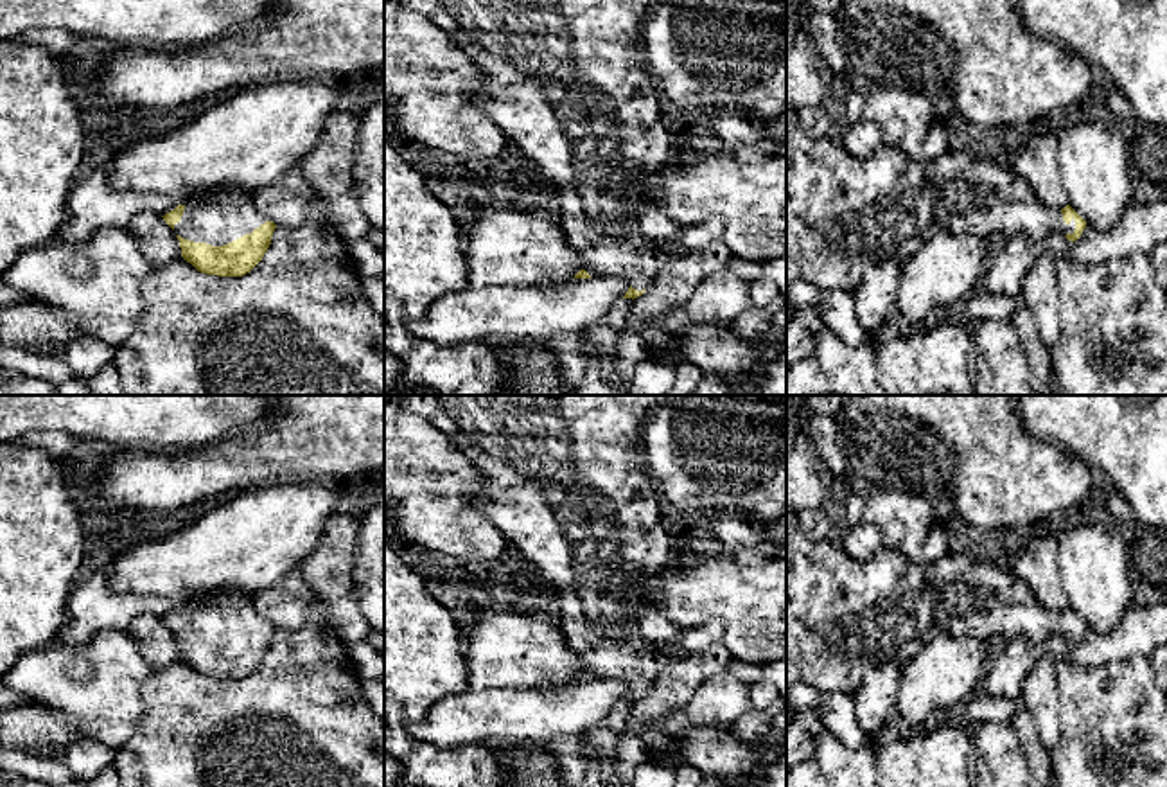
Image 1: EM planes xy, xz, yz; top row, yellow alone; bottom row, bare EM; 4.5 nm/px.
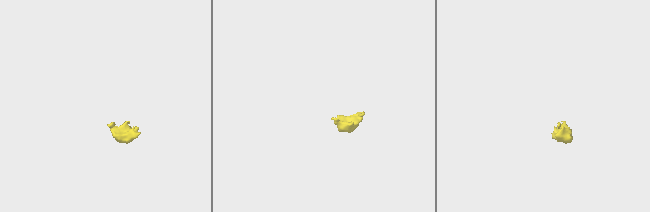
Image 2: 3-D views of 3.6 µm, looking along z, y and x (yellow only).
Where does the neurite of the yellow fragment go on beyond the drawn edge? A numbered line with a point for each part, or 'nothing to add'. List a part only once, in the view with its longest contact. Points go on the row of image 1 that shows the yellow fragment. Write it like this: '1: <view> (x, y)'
1: xy (218, 220)
2: xz (605, 333)

